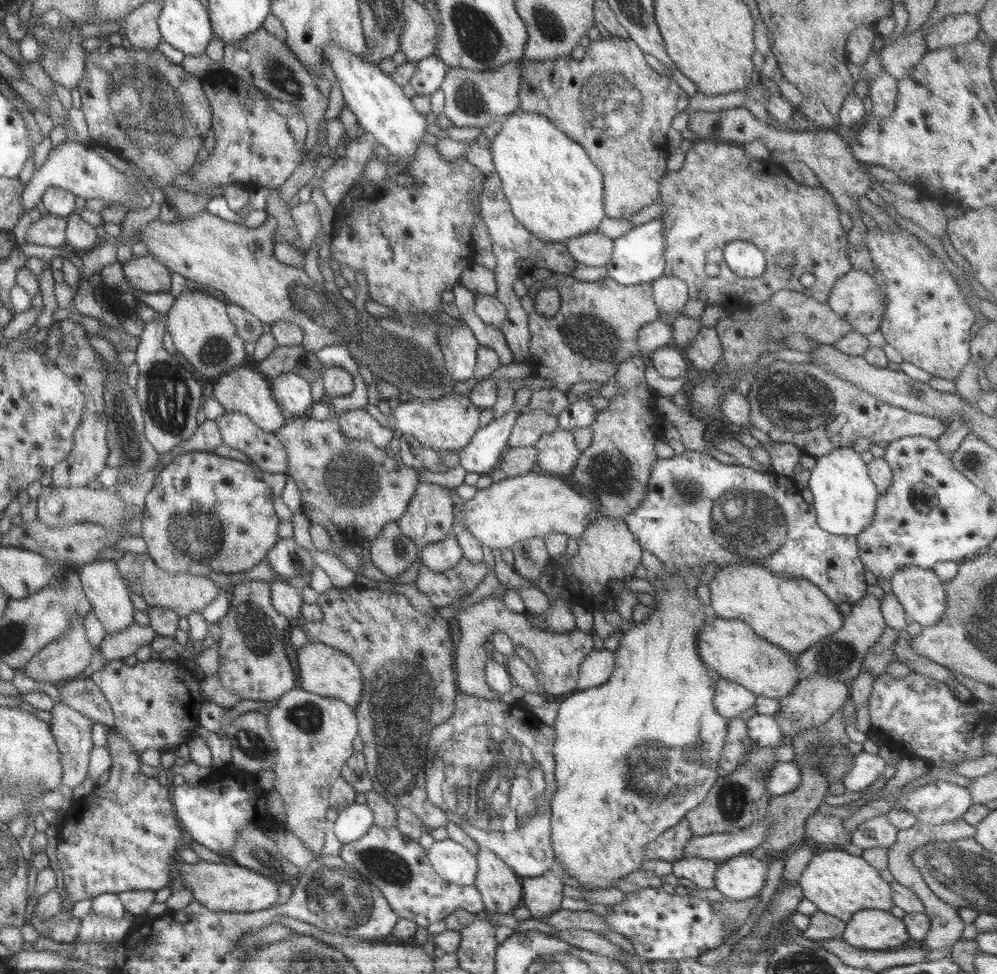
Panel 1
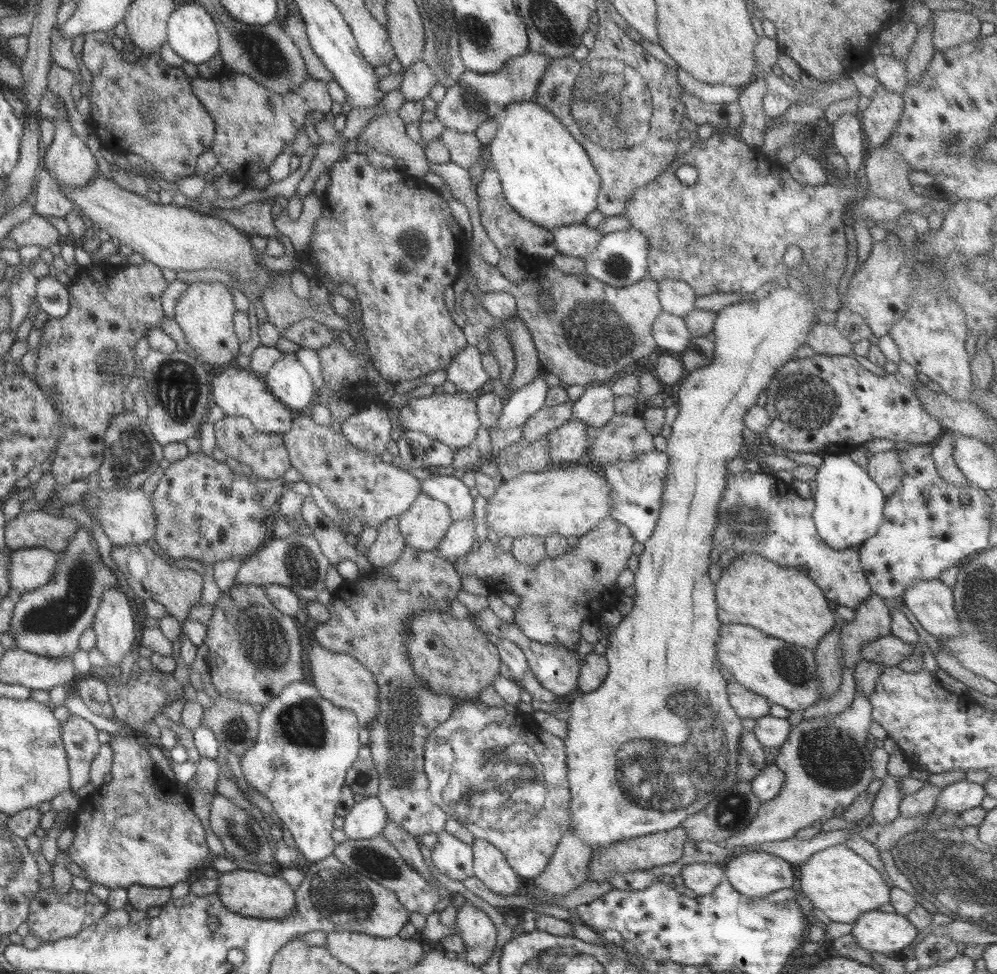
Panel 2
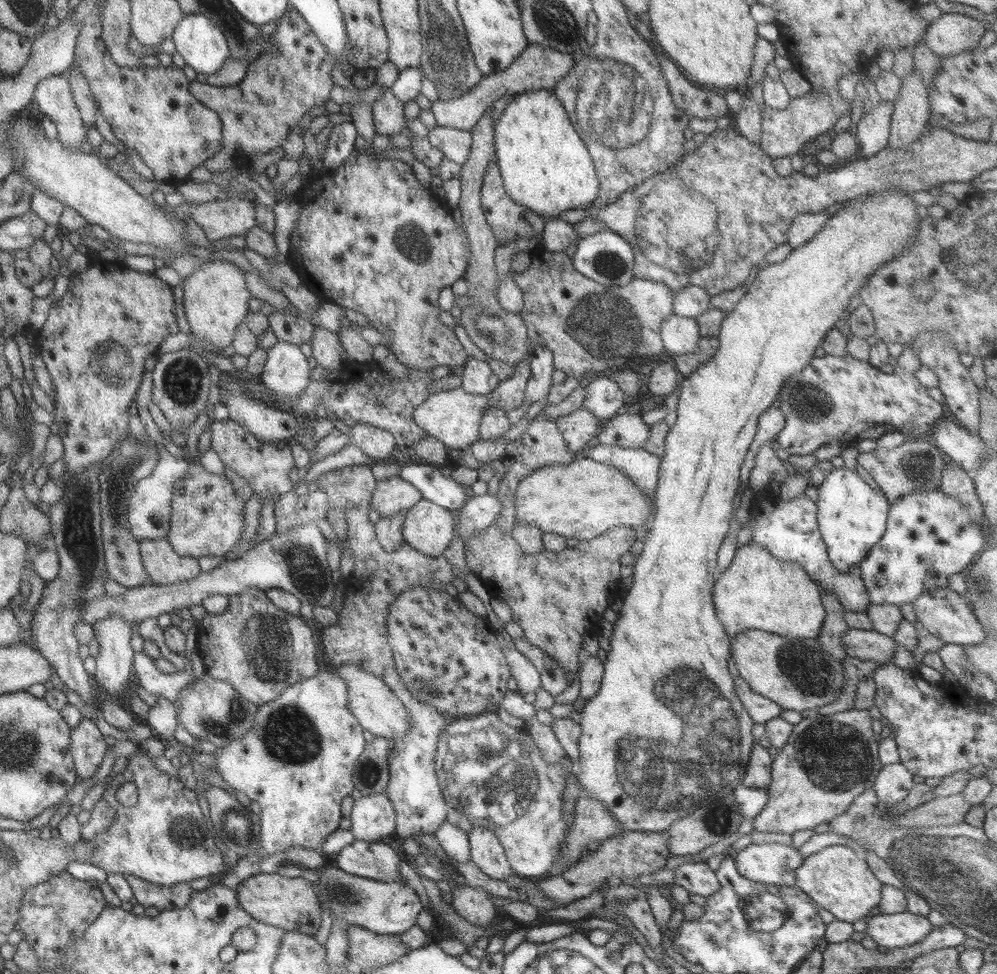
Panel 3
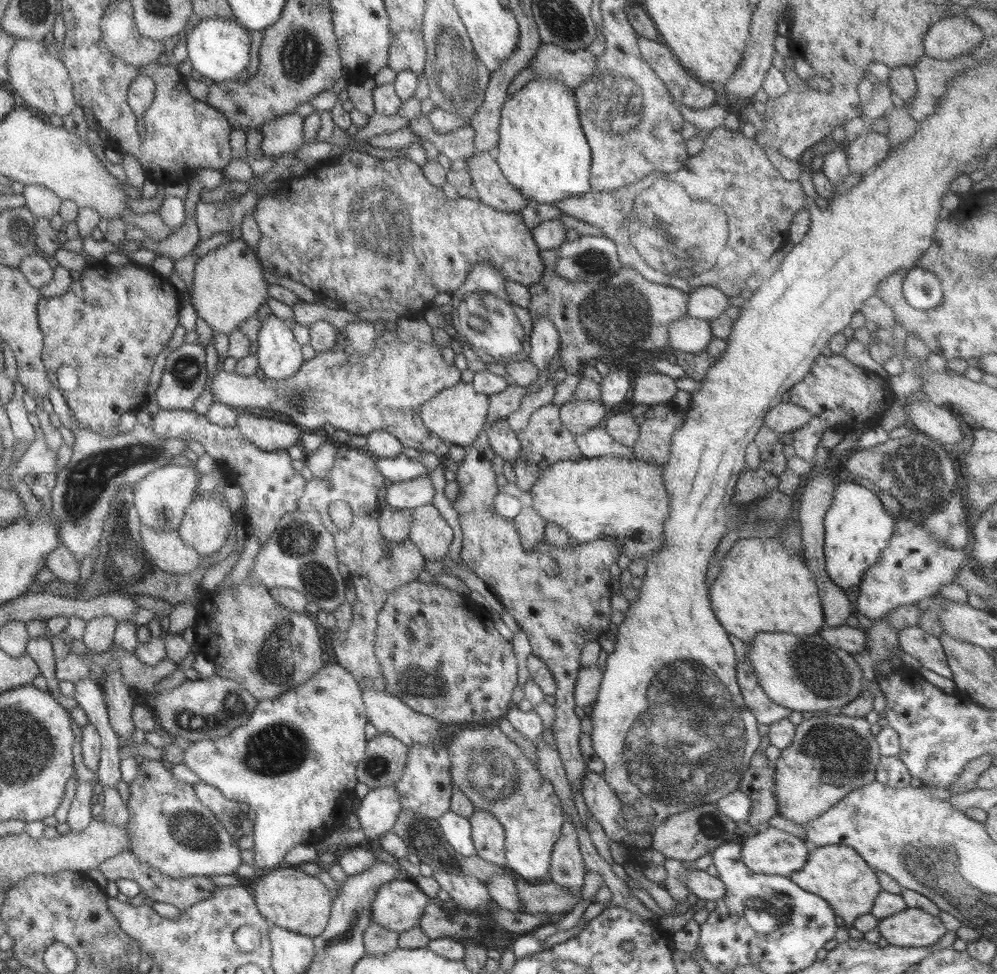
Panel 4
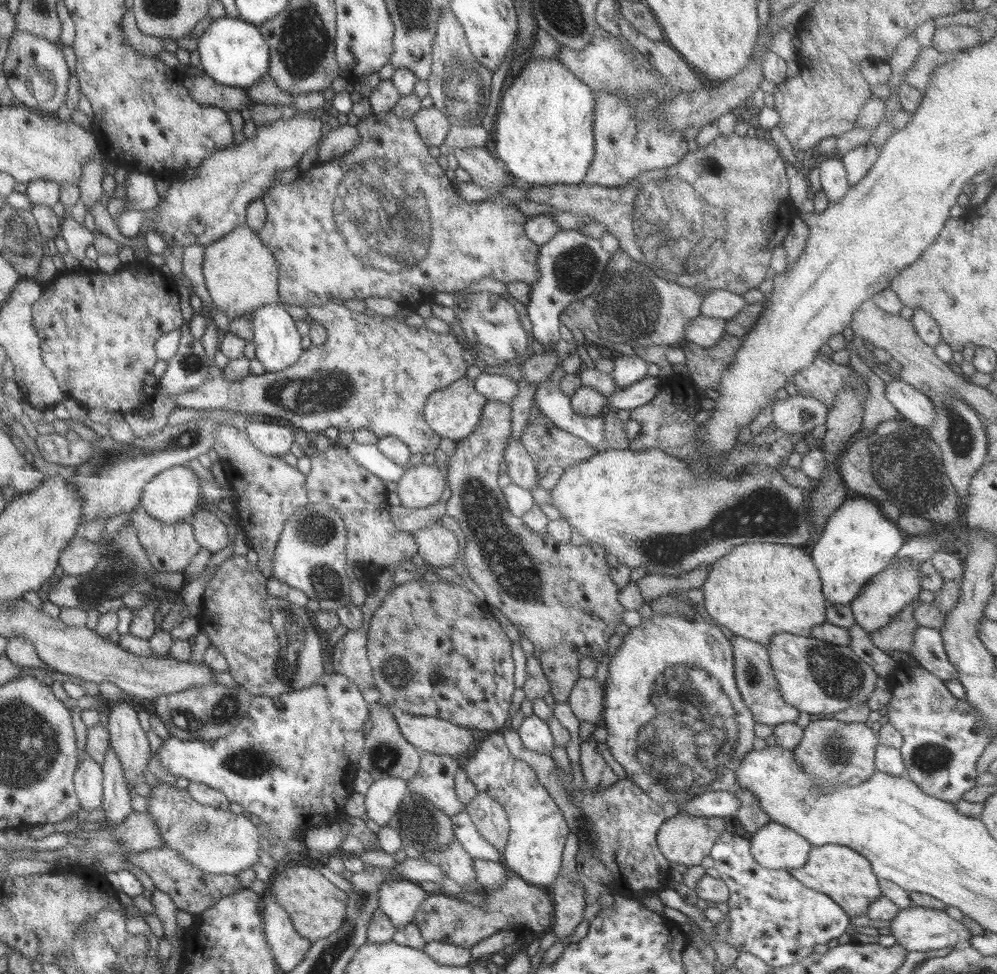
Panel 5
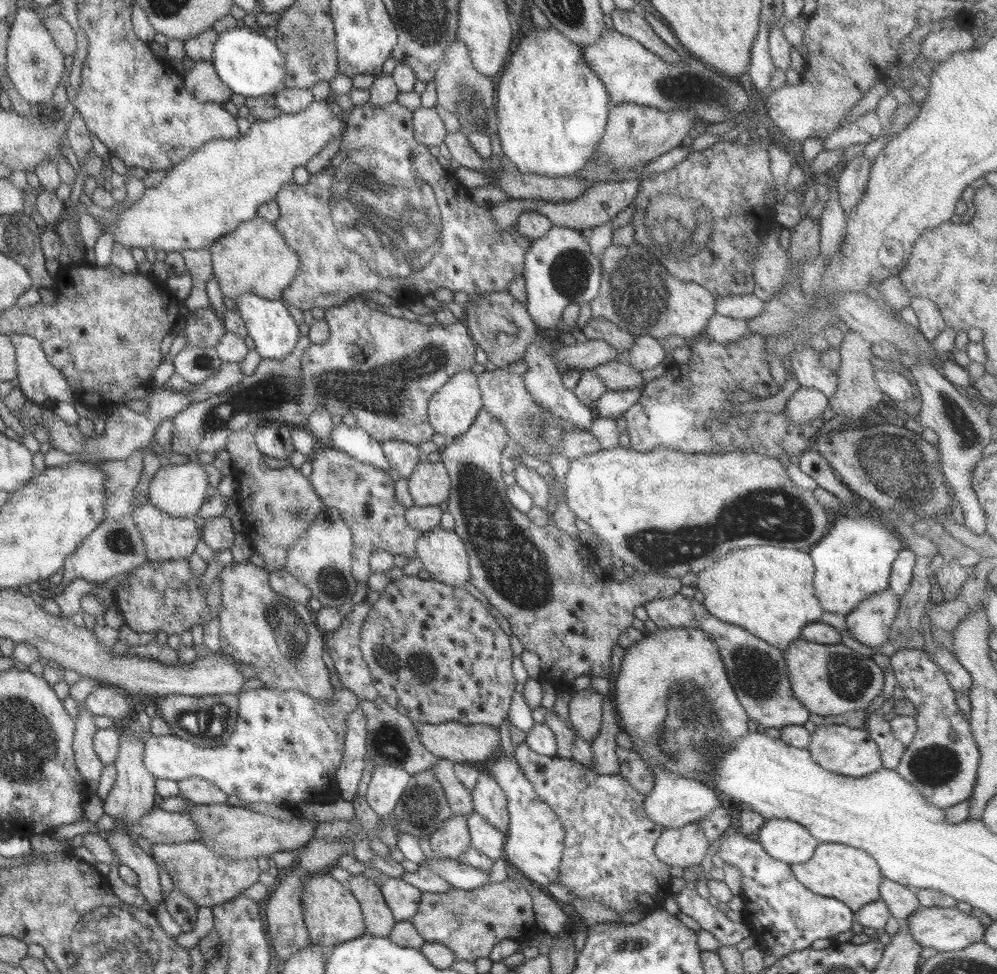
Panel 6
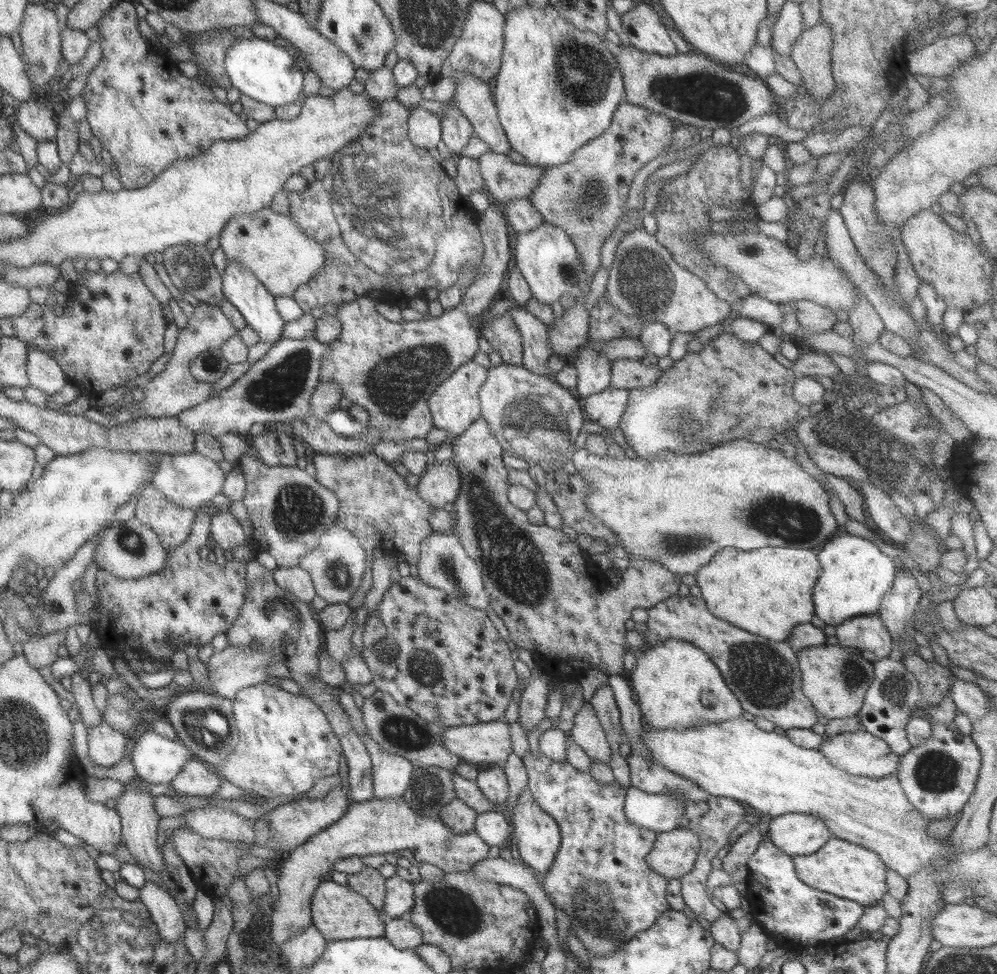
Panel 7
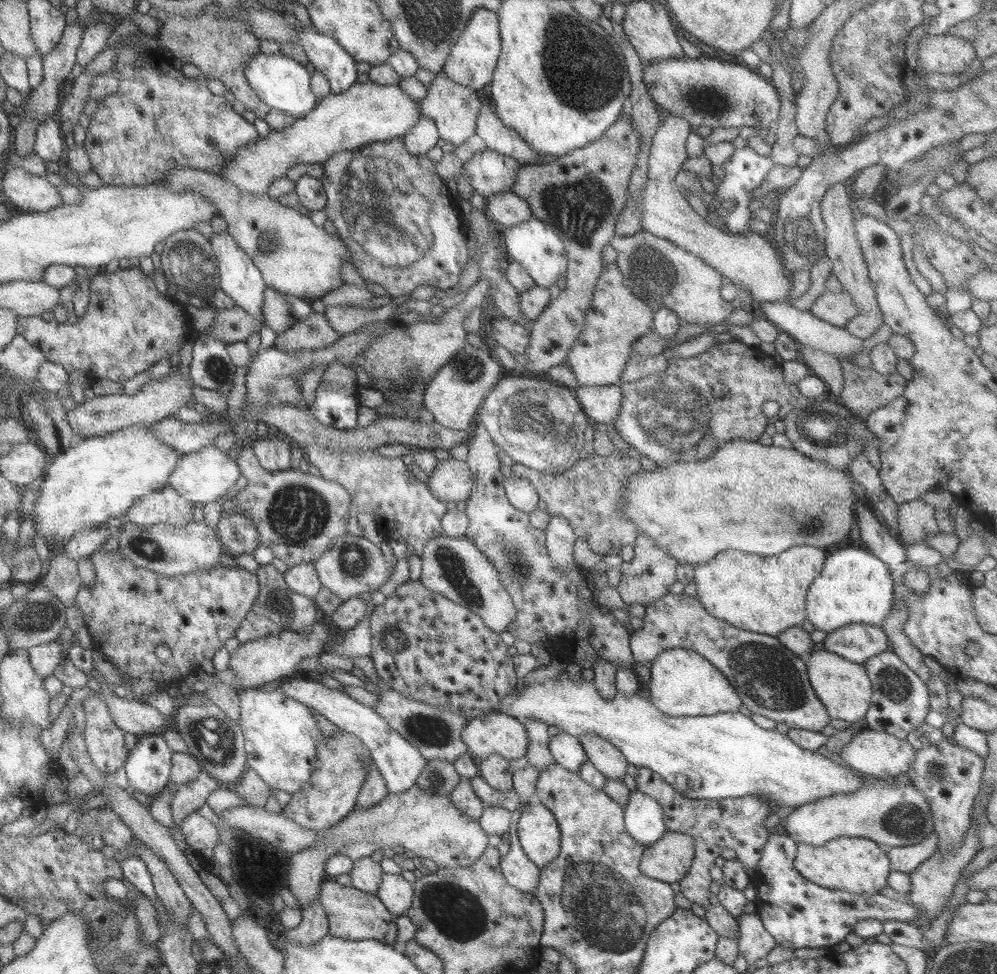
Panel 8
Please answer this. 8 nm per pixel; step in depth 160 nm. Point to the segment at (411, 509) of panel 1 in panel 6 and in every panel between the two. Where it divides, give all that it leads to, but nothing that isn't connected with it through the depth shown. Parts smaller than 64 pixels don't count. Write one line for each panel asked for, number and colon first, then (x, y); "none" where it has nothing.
2: (423, 525)
3: (429, 528)
4: (429, 531)
5: (437, 545)
6: (443, 553)

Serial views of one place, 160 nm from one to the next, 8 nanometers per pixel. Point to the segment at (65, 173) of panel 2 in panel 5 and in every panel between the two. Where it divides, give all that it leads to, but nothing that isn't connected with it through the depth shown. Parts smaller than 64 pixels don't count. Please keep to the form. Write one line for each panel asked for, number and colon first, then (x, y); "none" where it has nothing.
3: (53, 97)
4: (40, 82)
5: (37, 74)

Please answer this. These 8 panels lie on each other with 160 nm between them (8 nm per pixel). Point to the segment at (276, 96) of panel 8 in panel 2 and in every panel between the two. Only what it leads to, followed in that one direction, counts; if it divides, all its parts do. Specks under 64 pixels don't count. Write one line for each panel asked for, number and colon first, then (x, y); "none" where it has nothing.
2: (191, 33)
3: (201, 43)
4: (219, 49)
5: (235, 53)
6: (249, 63)
7: (266, 72)

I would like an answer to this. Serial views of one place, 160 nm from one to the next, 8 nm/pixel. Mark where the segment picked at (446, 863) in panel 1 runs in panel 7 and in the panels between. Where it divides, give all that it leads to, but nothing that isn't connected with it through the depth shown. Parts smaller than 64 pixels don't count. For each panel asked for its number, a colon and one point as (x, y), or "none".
2: (452, 857)
3: (455, 842)
4: (457, 830)
5: (465, 831)
6: (487, 840)
7: (493, 827)

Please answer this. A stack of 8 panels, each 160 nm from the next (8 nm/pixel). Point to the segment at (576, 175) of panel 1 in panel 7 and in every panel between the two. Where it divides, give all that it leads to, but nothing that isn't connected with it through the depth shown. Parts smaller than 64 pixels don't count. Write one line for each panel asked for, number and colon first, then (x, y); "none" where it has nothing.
2: (546, 176)
3: (545, 167)
4: (543, 152)
5: (544, 136)
6: (552, 110)
7: (557, 89)

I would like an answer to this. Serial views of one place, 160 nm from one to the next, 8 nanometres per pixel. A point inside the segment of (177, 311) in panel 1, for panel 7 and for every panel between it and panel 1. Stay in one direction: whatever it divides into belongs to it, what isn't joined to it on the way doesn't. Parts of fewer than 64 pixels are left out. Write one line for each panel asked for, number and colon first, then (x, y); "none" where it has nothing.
2: (205, 312)
3: (215, 299)
4: (228, 287)
5: (241, 274)
6: (255, 258)
7: (282, 255)

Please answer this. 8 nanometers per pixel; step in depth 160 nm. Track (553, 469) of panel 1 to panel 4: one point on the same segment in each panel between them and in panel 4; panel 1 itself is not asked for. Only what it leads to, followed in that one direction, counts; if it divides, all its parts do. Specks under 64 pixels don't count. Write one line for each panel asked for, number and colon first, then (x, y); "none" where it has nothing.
2: (568, 442)
3: (579, 429)
4: (577, 416)

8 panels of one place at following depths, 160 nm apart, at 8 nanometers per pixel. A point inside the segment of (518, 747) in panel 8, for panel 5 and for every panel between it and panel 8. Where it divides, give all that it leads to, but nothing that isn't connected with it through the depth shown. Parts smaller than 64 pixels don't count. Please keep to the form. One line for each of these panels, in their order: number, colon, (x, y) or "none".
5: (430, 734)
6: (460, 743)
7: (486, 742)

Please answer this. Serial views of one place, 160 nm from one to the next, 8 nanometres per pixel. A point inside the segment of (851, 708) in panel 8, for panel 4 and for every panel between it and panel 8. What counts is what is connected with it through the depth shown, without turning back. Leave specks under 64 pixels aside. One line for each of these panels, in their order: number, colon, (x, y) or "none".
4: (803, 673)
5: (816, 677)
6: (828, 680)
7: (835, 681)

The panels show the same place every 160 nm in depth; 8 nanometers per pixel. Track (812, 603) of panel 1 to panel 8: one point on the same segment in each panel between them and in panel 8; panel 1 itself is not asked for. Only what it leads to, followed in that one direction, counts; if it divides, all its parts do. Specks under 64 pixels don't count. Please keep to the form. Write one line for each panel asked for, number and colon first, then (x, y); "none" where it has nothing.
2: (783, 602)
3: (759, 591)
4: (762, 587)
5: (758, 590)
6: (767, 590)
7: (767, 592)
8: (764, 595)

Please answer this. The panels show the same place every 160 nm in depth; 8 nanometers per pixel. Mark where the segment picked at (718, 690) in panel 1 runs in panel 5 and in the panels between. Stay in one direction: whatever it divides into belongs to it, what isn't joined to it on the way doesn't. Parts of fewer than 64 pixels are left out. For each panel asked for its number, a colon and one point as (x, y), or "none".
2: (748, 705)
3: (761, 709)
4: (766, 712)
5: (758, 687)

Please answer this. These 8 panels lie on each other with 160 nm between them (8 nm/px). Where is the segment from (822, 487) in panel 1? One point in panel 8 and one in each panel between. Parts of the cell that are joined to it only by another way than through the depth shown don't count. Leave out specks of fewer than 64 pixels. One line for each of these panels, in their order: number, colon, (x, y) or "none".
2: (849, 505)
3: (851, 515)
4: (857, 526)
5: (859, 540)
6: (852, 562)
7: (855, 575)
8: (855, 587)

